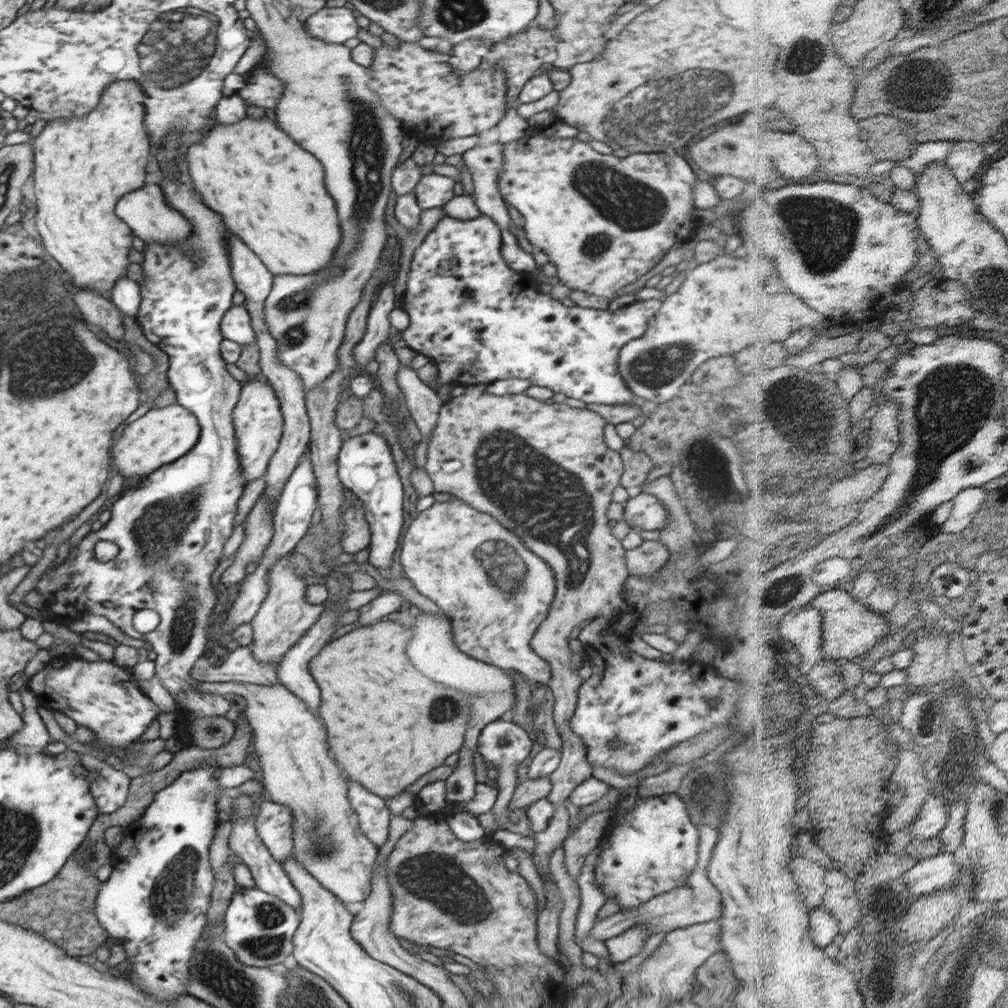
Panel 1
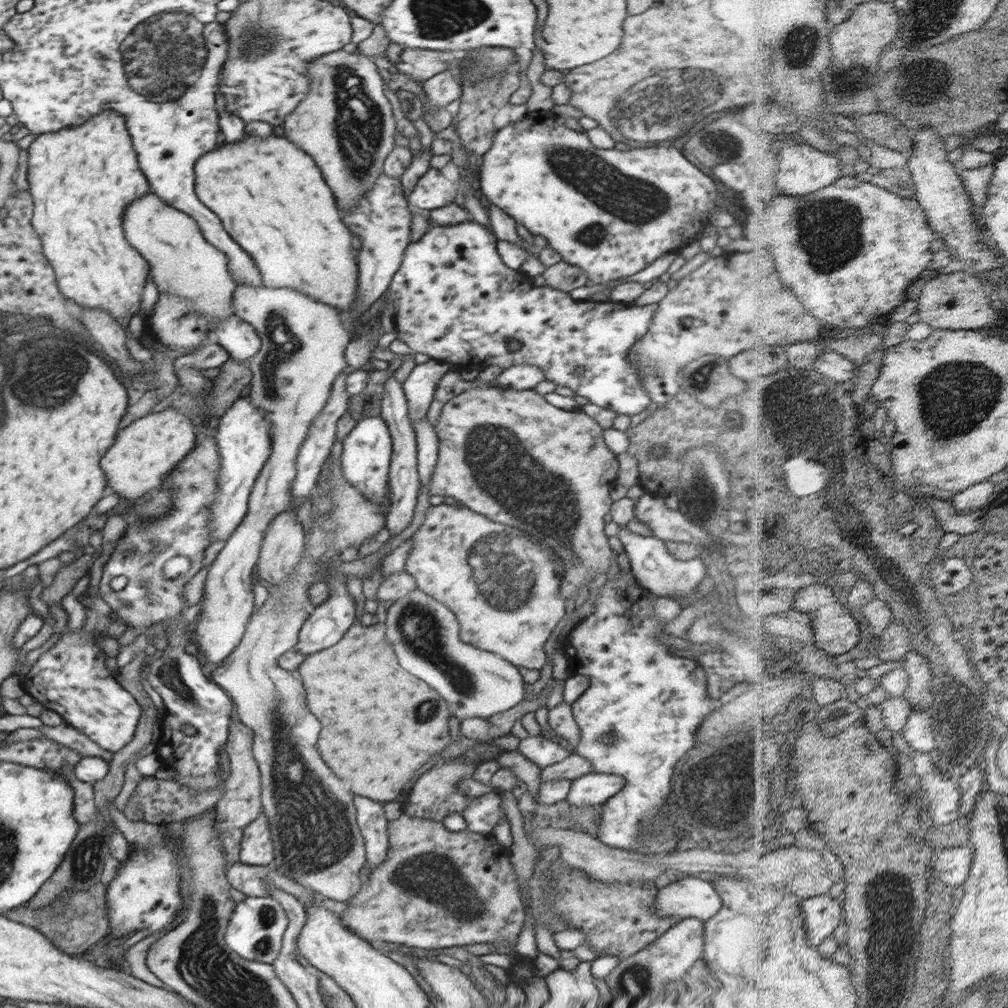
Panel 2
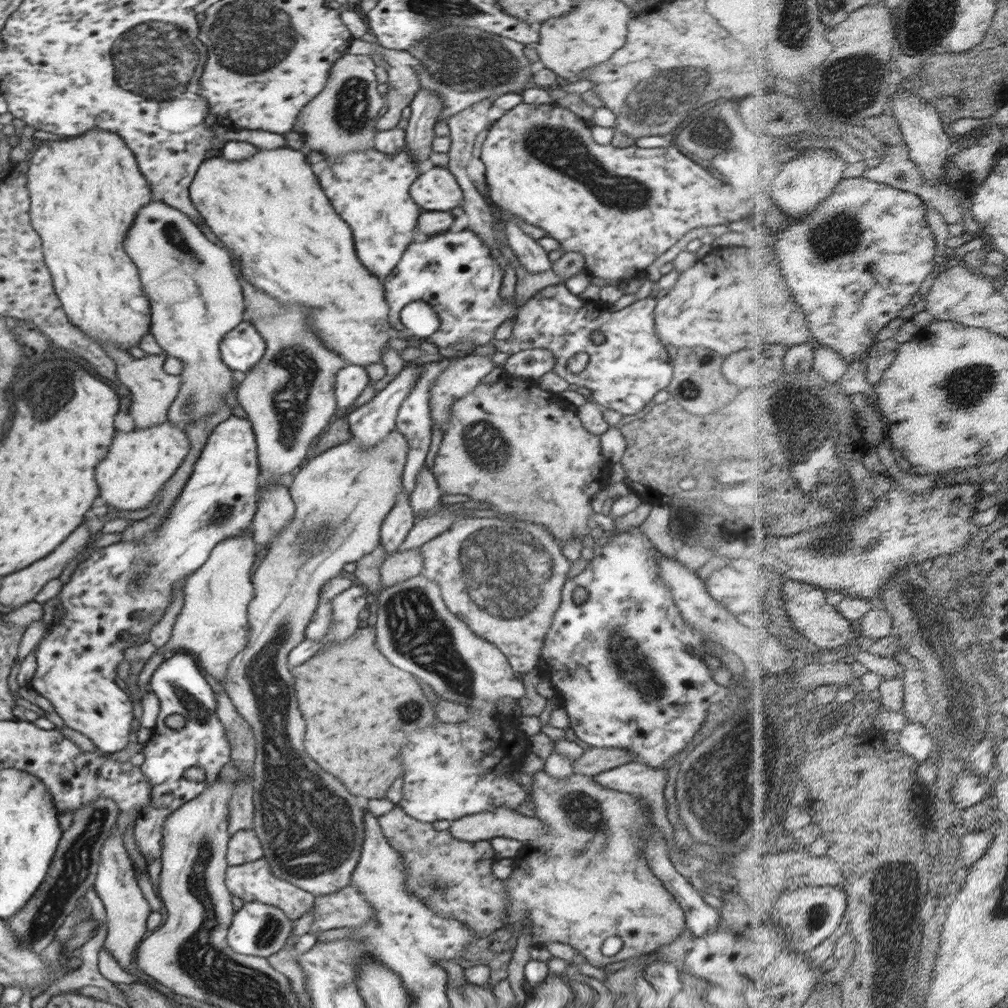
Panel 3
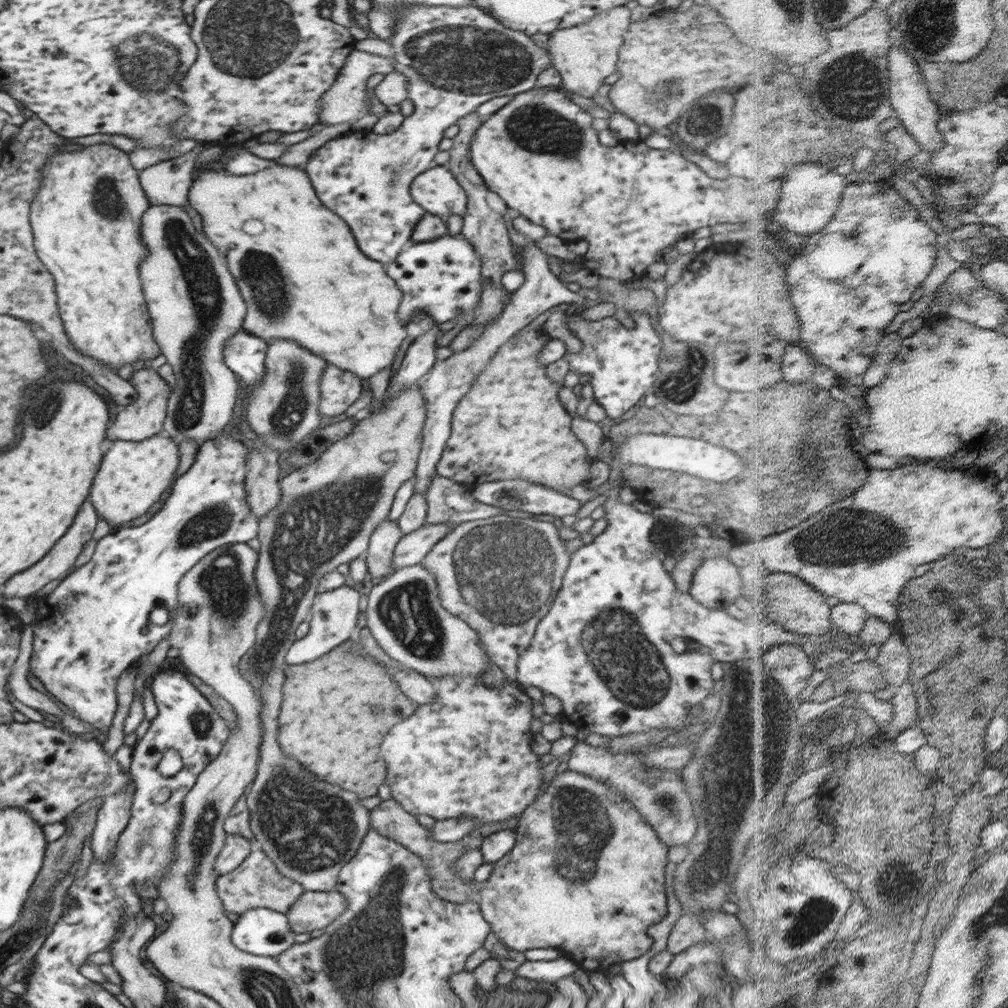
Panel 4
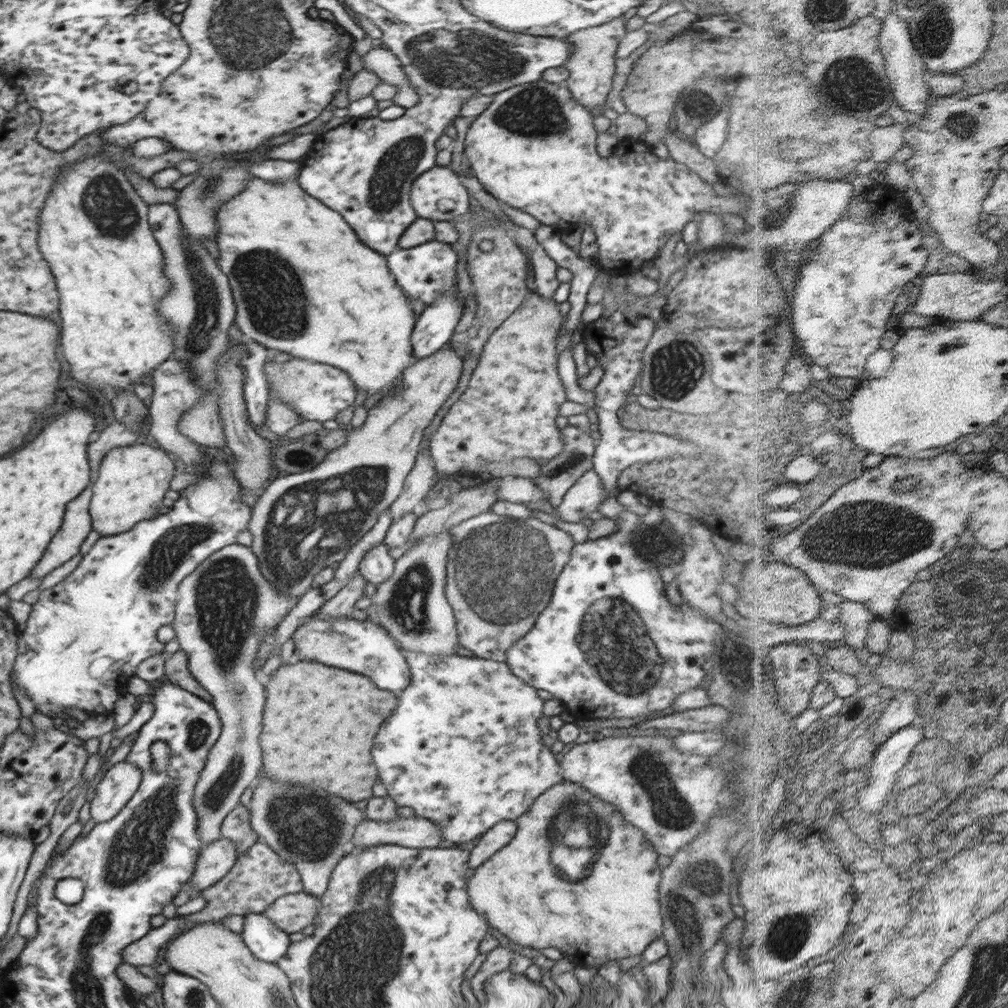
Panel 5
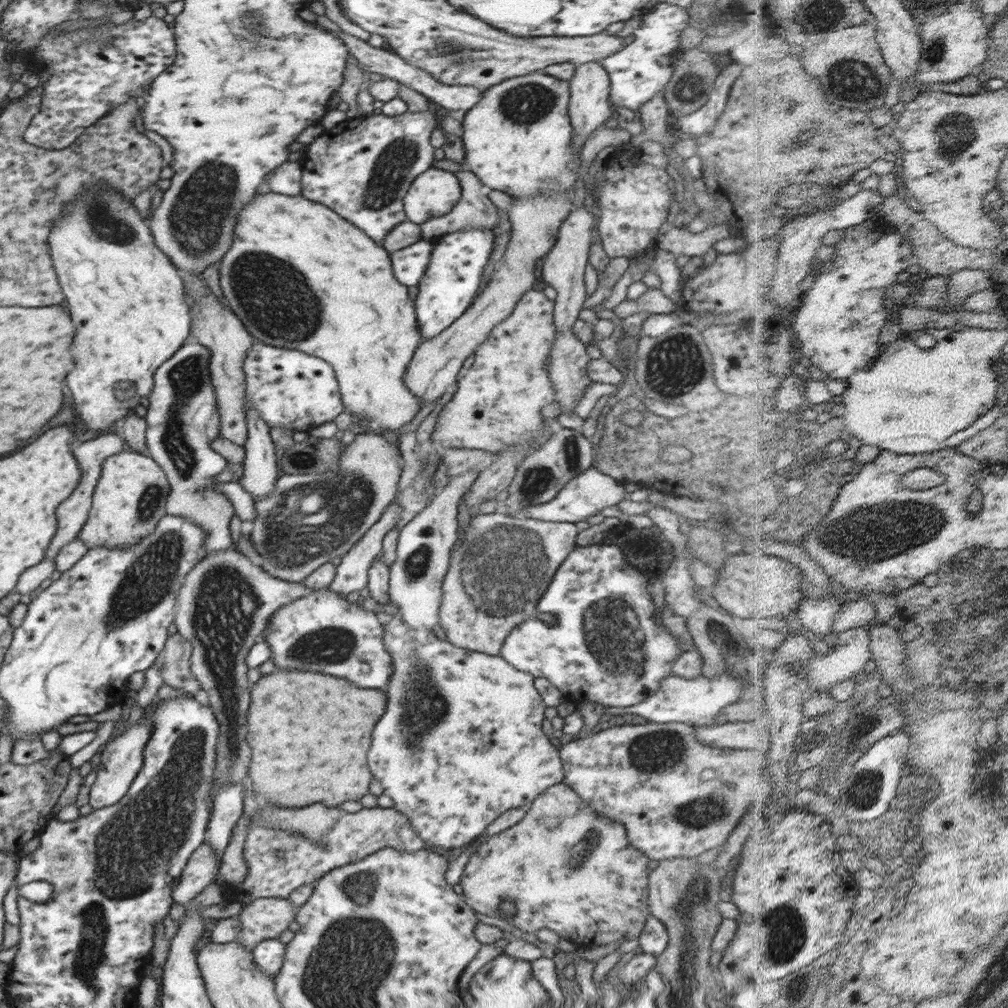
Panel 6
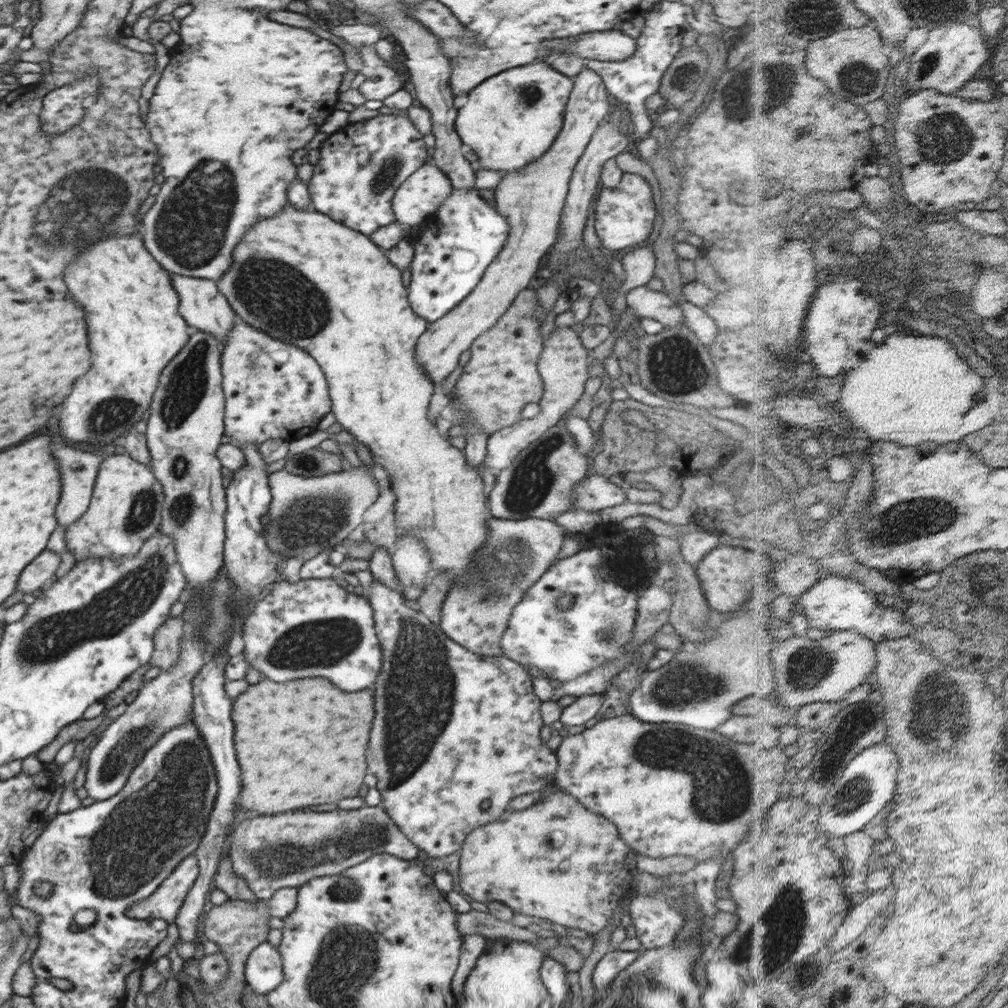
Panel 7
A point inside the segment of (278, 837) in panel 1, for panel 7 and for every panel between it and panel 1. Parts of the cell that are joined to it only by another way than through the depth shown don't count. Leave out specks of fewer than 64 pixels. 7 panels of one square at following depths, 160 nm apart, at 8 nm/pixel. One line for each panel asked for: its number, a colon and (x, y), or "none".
2: (256, 849)
3: (245, 846)
4: (236, 849)
5: (215, 860)
6: (203, 867)
7: (165, 902)

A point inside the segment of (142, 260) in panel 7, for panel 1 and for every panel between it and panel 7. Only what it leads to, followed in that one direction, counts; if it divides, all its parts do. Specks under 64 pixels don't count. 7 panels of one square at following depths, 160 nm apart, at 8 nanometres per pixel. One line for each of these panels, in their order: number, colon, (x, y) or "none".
1: (83, 165)
2: (81, 180)
3: (85, 191)
4: (85, 218)
5: (93, 231)
6: (128, 300)

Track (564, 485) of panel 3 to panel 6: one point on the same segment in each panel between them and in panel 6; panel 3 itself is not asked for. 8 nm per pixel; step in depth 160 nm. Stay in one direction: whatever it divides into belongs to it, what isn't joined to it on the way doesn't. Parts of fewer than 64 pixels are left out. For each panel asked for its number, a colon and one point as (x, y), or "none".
4: (510, 425)
5: (508, 412)
6: (498, 402)

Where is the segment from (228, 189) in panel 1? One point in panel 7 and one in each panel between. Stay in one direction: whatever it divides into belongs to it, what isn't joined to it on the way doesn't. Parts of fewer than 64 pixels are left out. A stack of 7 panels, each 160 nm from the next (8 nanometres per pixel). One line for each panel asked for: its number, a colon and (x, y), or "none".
2: (277, 207)
3: (270, 210)
4: (295, 261)
5: (305, 285)
6: (325, 266)
7: (336, 296)

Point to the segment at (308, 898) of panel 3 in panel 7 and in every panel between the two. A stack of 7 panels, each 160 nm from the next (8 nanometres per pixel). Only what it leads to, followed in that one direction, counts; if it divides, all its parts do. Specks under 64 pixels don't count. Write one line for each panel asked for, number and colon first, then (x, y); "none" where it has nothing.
4: (256, 883)
5: (259, 878)
6: (278, 863)
7: (286, 851)

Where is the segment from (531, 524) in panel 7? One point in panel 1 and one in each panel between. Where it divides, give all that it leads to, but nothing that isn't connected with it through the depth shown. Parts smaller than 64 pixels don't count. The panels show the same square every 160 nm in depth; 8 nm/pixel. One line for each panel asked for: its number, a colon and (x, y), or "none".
1: (454, 555)
2: (456, 548)
3: (510, 567)
4: (517, 563)
5: (501, 572)
6: (496, 575)

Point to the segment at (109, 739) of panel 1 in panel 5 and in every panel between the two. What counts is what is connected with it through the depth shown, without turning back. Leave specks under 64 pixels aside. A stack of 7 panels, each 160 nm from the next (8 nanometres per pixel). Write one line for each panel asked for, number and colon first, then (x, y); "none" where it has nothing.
2: (71, 678)
3: (76, 662)
4: (94, 625)
5: (88, 633)

